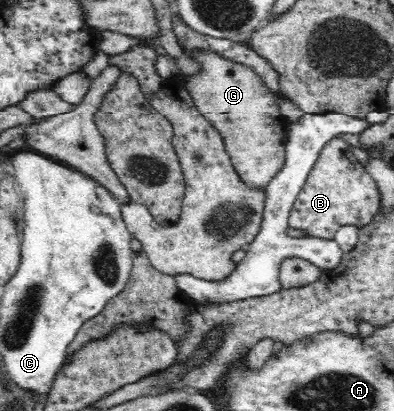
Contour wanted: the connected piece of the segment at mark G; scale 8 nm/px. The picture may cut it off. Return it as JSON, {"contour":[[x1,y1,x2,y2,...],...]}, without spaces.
{"contour":[[183,50,183,52,202,68,202,72,197,75,181,78,193,98,196,108,223,136,227,154,231,158,235,171,241,176,241,180,259,191,265,192,274,175,284,166,284,151,289,130,288,121,280,113,276,95,263,84,263,80,257,76,257,73,247,66,235,64,213,52,202,52,201,54,193,54,187,50]]}

